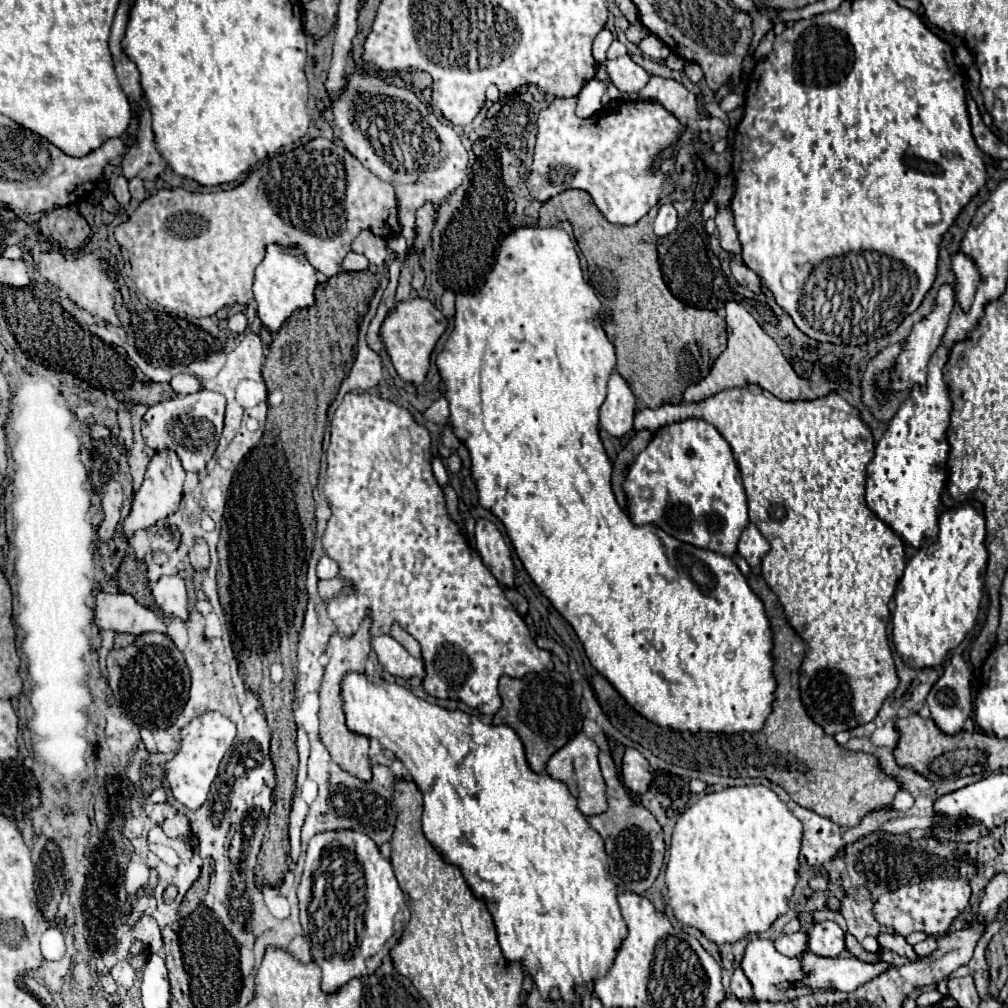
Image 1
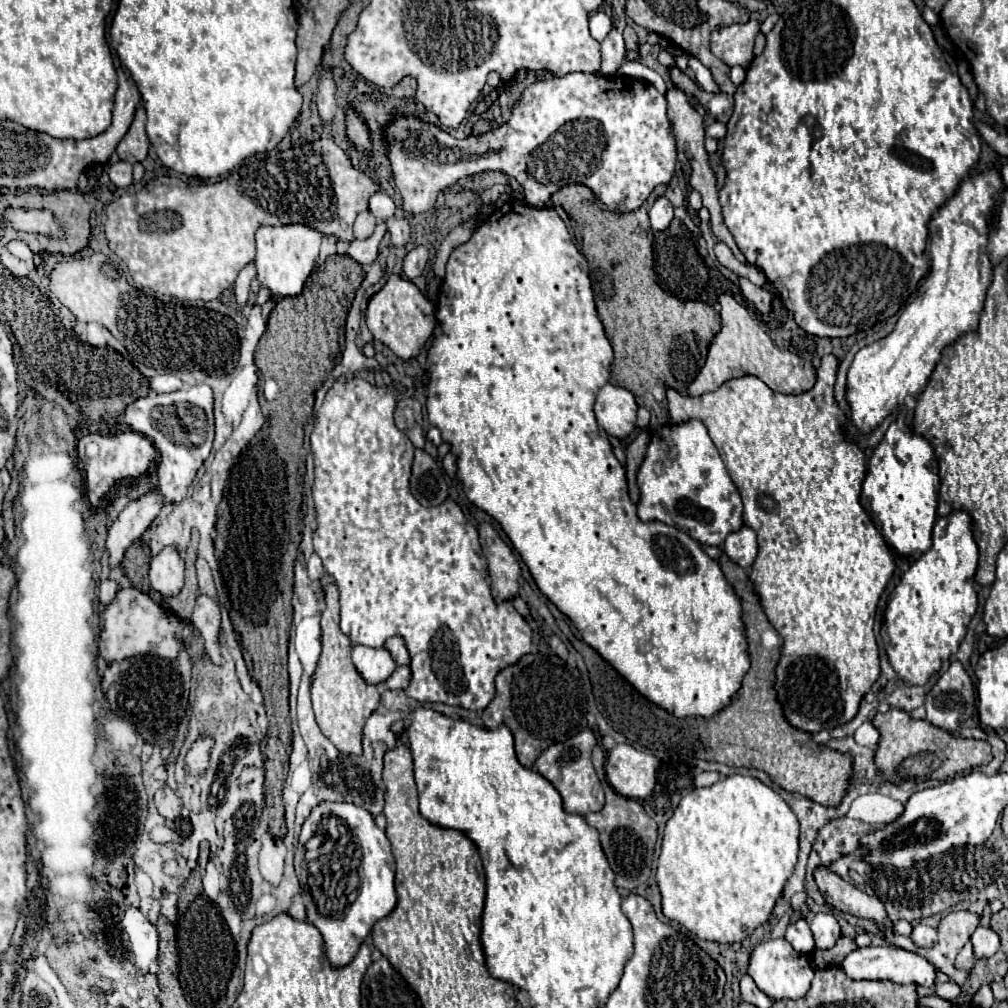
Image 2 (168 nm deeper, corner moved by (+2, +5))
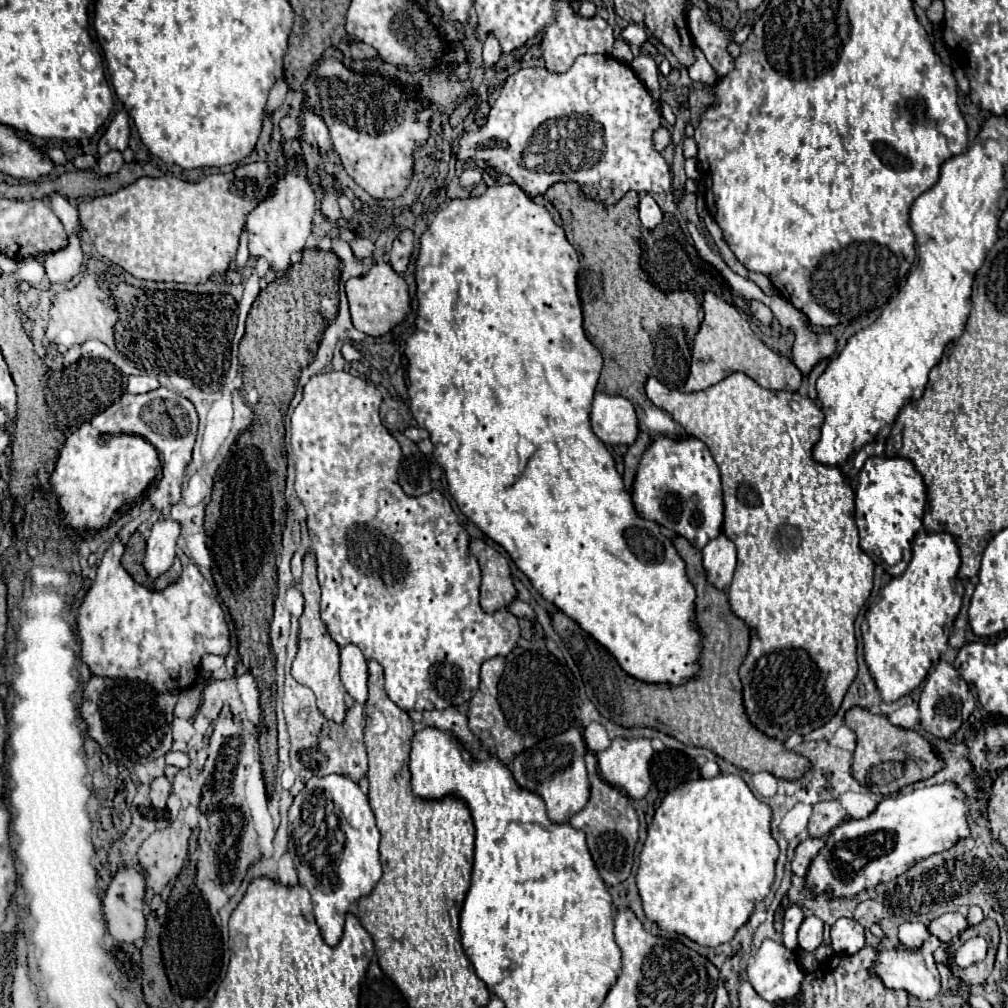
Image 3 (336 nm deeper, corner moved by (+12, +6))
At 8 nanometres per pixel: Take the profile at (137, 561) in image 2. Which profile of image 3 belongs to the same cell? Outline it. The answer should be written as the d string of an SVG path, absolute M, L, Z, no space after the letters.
M136 532L130 536L130 540L126 542L126 552L122 556L122 566L124 570L128 570L128 574L142 586L146 588L154 588L152 580L148 578L144 566L142 566L142 554L144 554L144 538Z

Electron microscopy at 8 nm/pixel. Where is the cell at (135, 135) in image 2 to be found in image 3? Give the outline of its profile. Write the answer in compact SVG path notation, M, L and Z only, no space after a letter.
M122 110L112 118L108 130L100 138L98 152L100 156L108 154L110 150L124 152L128 148L128 140L130 140L130 116L126 114L126 110Z

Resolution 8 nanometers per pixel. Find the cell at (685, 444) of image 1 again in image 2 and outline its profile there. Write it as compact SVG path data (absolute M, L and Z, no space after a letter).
M692 419L680 425L666 425L652 435L644 463L638 471L638 517L662 521L688 533L698 543L720 547L724 539L742 529L742 501L732 483L716 445L704 423Z

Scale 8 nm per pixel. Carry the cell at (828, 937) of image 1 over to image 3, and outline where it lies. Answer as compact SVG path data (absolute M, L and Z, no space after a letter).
M808 914L798 930L798 944L802 950L816 950L820 944L822 944L822 930L824 930L824 922L814 916L814 914Z

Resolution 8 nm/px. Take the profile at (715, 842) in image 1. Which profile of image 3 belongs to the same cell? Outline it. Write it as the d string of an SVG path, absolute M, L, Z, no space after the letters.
M718 774L710 780L698 778L672 790L656 810L640 854L636 884L646 918L702 946L714 948L732 940L738 928L748 922L756 902L762 902L774 884L780 848L772 836L770 822L772 808L752 794L740 774Z

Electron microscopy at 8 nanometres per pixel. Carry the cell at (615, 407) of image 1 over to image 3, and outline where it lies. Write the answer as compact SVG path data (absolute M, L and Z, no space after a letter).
M596 392L590 412L594 434L604 444L632 444L638 434L638 420L634 406L618 394Z

